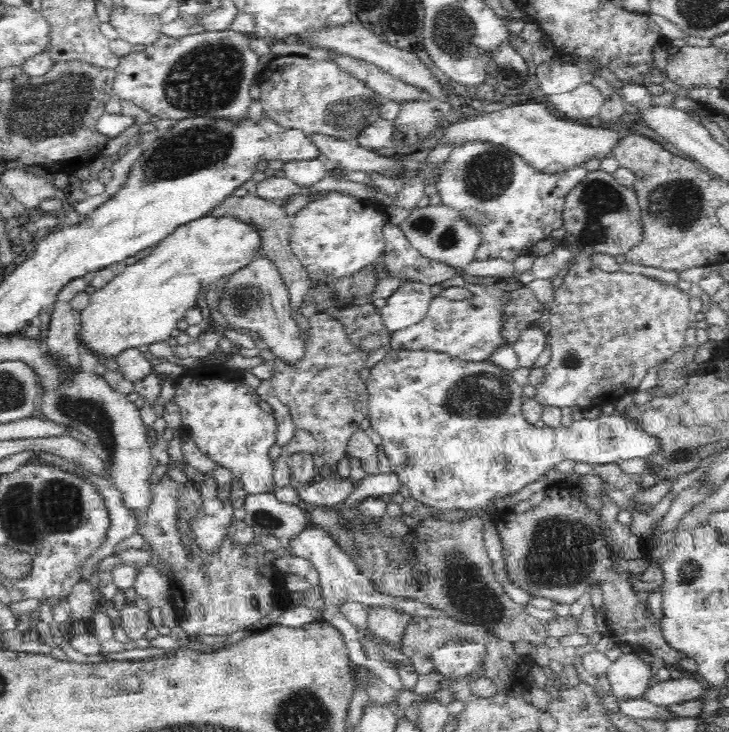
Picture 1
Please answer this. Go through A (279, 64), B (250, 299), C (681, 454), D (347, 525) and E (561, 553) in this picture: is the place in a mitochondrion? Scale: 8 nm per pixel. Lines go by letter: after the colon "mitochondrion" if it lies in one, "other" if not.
A: other
B: mitochondrion
C: mitochondrion
D: other
E: mitochondrion

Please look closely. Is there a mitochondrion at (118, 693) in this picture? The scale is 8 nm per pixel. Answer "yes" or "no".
no

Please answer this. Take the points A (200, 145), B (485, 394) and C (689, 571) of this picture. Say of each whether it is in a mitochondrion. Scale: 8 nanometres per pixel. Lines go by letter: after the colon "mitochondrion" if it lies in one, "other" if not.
A: mitochondrion
B: mitochondrion
C: mitochondrion

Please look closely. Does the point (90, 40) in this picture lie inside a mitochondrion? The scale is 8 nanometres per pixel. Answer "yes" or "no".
no

